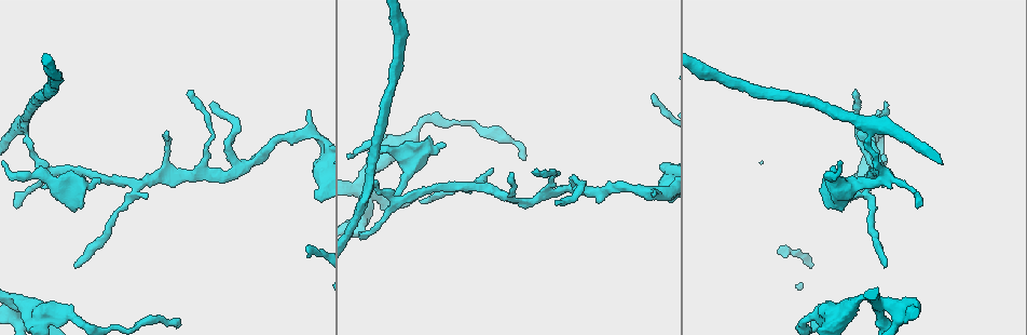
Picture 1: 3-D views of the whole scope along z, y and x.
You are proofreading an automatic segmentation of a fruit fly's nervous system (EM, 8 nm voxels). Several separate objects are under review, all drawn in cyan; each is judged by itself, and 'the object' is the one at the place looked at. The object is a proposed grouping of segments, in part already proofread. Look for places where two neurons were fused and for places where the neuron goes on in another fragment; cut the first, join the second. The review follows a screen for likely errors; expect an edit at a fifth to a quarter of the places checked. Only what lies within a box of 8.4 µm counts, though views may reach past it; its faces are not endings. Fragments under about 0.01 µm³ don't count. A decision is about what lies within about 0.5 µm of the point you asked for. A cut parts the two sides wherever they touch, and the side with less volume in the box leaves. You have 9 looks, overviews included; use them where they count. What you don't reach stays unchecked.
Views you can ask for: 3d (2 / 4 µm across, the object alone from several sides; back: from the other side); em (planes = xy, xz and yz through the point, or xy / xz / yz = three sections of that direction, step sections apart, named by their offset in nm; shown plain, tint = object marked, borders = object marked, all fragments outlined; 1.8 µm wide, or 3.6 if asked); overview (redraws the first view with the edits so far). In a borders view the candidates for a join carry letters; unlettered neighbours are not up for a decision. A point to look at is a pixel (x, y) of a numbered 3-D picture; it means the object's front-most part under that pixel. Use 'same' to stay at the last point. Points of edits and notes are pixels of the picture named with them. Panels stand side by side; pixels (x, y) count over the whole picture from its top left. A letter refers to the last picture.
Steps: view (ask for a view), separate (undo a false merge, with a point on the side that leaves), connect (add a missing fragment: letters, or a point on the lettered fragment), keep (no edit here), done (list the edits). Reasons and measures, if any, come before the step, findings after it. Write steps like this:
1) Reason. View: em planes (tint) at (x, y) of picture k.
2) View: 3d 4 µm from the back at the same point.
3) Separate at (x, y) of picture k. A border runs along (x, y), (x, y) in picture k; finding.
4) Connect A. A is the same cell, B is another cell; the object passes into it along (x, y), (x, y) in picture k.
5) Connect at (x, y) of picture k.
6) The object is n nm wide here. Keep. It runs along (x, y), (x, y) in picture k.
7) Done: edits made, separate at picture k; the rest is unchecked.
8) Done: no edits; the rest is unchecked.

Abrupt turn. View: 3d 4 µm at (581, 186) of picture 1.

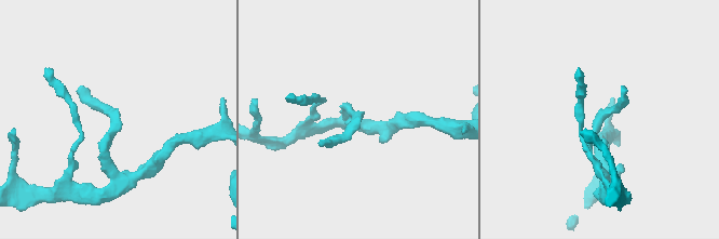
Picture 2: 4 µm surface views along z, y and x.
Need the tissue. View: em yz step 8 (tint) at (115, 118) of picture 2.

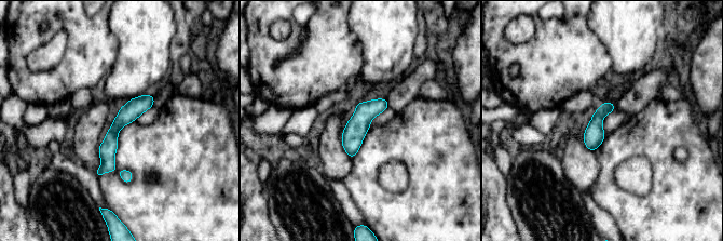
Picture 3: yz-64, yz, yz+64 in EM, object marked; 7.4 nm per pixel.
Cut it another way. View: em planes (borders) at the same point.

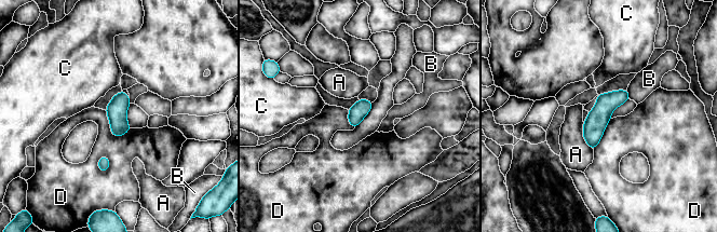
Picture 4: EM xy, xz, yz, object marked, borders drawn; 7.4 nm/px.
The object is 120 nm wide here. Keep. A, B, C and D are other cells; it runs along (624, 92), (598, 117), (593, 145) in picture 4; all the same neuron.

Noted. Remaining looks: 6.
View: 3d 2 µm at (178, 318) of picture 1.

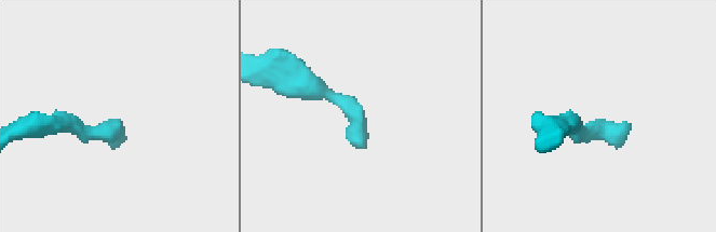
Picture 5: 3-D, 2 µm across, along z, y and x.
Need the tissue. View: em planes (tint) at (625, 121) of picture 5.

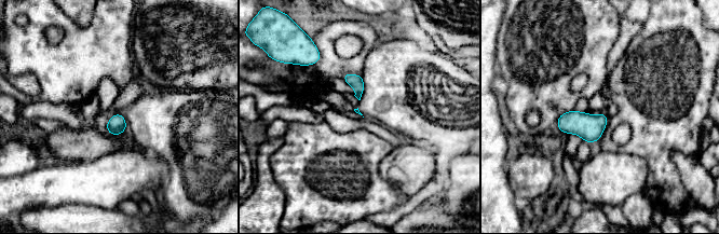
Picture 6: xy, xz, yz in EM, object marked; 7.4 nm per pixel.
What lies round it. View: em planes (borders) at the same point.

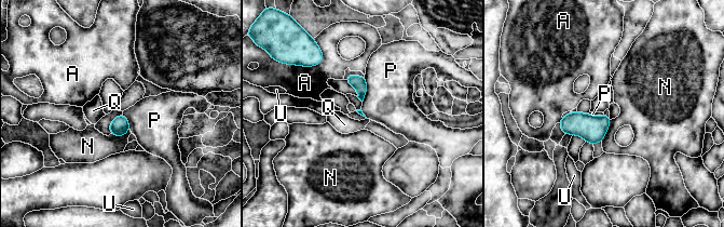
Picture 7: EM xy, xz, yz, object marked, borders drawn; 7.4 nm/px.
Keep. A, N, P, Q and U are other cells; a border runs along (365, 77), (366, 95), (363, 102) in picture 7; no lettered fragment goes on from it.

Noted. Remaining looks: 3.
Tapers out. View: 3d 2 µm at (74, 264) of picture 1.

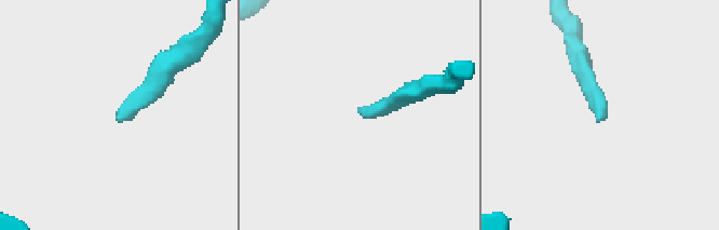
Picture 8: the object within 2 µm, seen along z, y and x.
Shape alone is not enough. View: em planes (tint) at (119, 117) of picture 8.

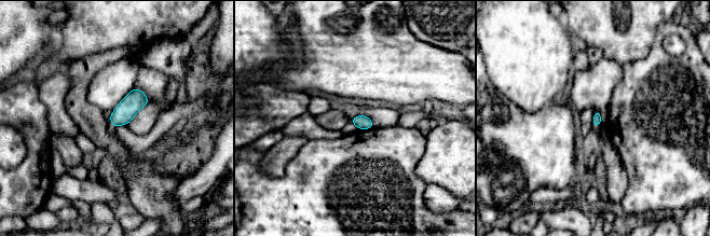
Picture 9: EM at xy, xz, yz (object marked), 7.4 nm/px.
View: em planes (borders) at the same point.

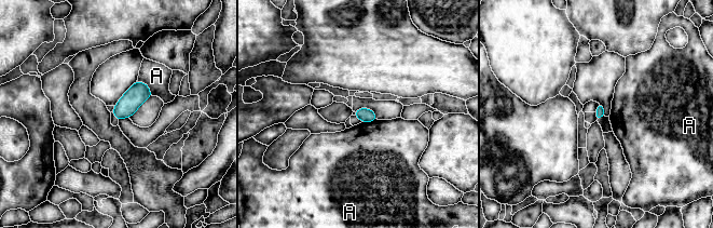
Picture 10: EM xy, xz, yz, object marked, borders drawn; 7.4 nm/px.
Keep. A is another cell; a border runs along (137, 80), (145, 83), (152, 95) in picture 10; none of them fits.

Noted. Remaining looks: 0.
Done: no edits; the rest is unchecked.

